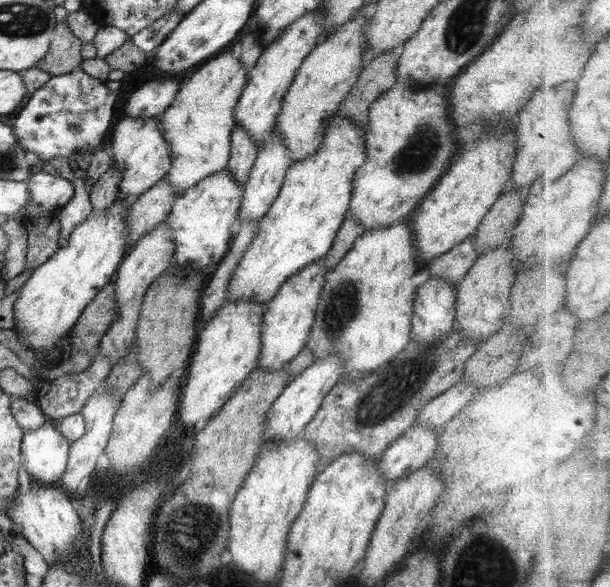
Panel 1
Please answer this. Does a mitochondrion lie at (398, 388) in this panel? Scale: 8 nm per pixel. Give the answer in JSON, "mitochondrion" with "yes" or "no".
{"mitochondrion":"yes"}

